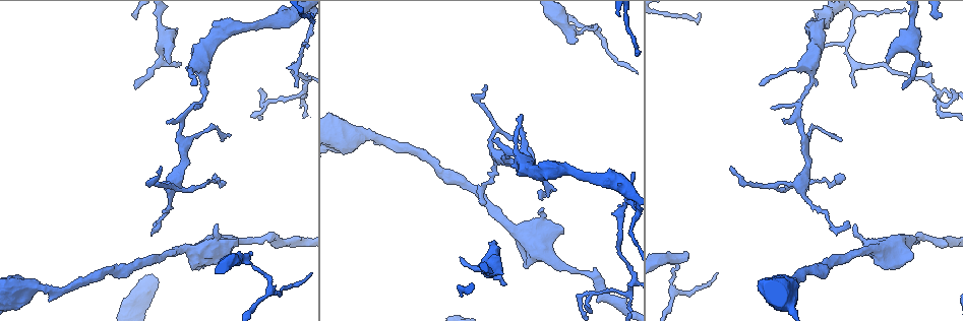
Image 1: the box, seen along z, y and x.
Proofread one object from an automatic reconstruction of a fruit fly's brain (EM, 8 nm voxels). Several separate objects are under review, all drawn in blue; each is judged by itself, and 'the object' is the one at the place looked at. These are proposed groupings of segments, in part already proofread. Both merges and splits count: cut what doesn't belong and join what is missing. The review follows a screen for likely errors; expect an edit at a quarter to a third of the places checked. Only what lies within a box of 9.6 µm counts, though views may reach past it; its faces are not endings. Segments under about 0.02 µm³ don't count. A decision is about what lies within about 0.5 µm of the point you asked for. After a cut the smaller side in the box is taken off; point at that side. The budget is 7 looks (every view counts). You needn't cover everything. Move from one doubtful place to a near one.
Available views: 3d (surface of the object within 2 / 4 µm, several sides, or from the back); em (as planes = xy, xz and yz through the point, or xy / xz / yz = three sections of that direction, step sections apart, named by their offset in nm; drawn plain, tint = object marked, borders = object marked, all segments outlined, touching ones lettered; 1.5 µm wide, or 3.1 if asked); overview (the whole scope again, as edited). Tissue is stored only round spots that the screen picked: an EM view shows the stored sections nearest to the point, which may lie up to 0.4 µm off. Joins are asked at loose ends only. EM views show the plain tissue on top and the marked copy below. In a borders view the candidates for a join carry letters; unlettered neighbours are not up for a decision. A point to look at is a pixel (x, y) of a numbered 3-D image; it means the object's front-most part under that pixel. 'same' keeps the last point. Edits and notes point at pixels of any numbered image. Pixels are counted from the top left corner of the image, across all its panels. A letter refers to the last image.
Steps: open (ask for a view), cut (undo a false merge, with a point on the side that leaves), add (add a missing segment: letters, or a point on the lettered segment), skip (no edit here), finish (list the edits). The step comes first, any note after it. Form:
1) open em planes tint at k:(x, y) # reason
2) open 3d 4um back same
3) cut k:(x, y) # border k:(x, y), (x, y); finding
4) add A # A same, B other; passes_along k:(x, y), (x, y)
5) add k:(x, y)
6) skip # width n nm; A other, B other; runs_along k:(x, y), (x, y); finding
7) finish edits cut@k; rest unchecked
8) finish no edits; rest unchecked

open em xz step 4 tint at 1:(49, 289) # calibre changes

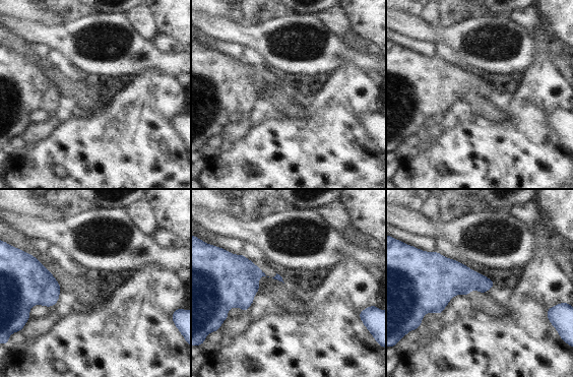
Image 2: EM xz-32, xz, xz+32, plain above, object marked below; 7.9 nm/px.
open em xz step 4 borders same

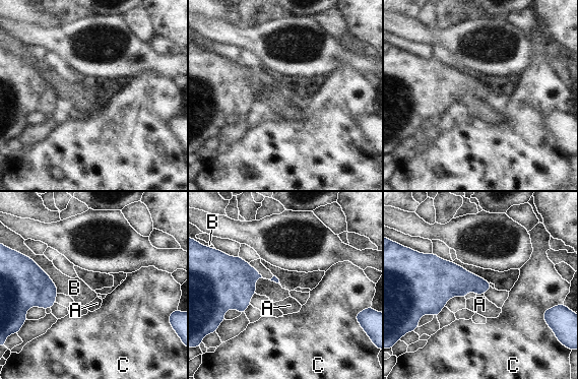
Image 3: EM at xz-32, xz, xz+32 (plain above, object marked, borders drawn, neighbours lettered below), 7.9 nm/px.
skip # longest_contact B 360 nm; A other, B other, C other; all the same cell

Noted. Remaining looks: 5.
open em xy step 8 borders at 1:(237, 242) # an open end

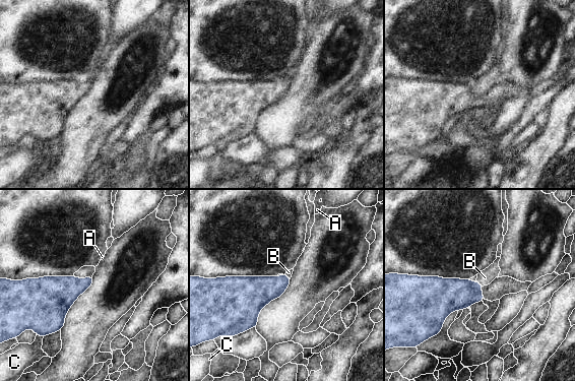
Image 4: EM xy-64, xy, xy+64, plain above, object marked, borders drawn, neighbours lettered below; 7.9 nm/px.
skip # longest_contact B 70 nm; A other, B other, C other; border 4:(476, 280), (483, 286); none of them fits

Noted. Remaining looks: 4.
open em planes tint at 1:(294, 85) # thin end

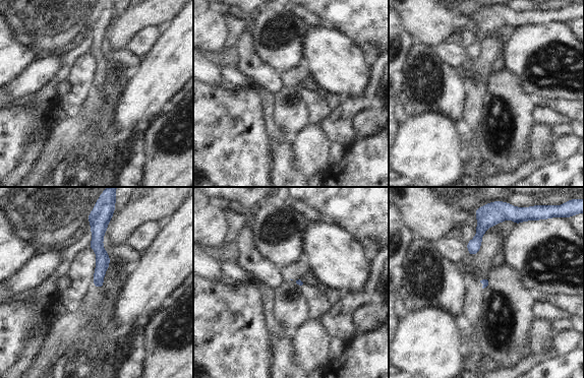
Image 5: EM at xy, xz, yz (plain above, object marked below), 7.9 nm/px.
open em planes borders same

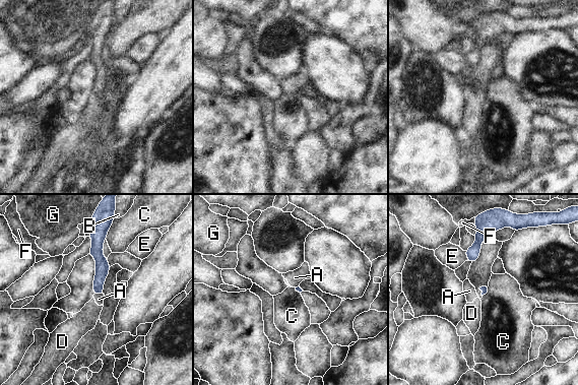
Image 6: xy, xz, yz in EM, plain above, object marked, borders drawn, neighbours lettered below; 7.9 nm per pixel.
skip # A other, B other, C other, D other, E other, F other, G other; border 6:(112, 225), (105, 239); no lettered segment goes on from it

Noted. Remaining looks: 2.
finish no edits; rest unchecked

